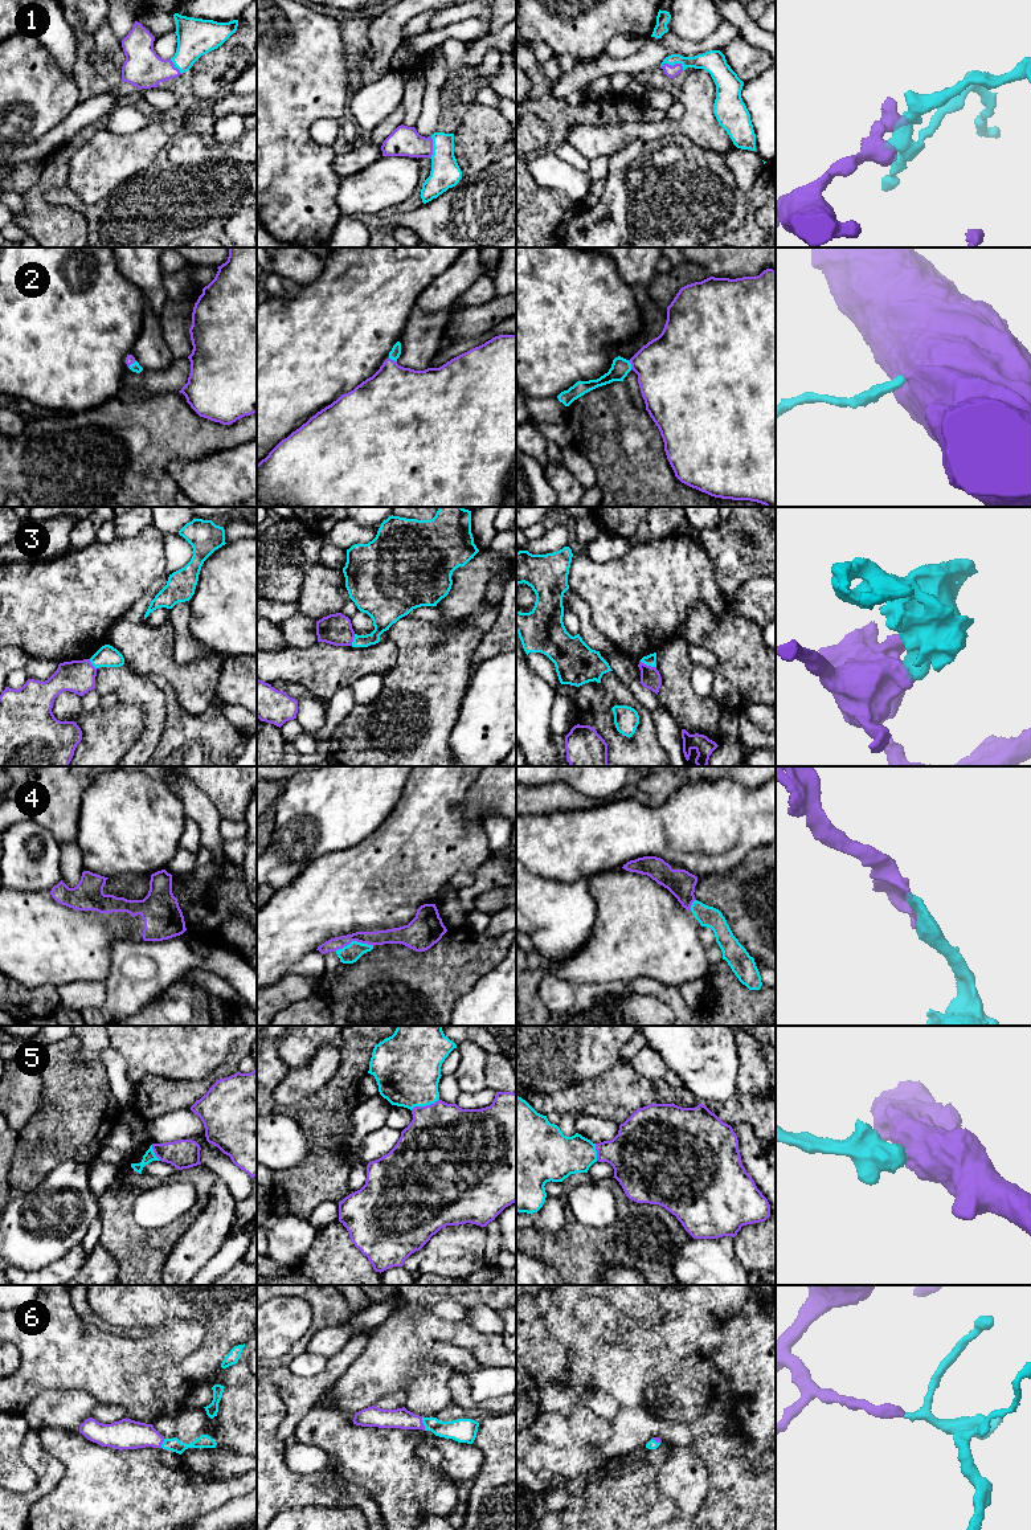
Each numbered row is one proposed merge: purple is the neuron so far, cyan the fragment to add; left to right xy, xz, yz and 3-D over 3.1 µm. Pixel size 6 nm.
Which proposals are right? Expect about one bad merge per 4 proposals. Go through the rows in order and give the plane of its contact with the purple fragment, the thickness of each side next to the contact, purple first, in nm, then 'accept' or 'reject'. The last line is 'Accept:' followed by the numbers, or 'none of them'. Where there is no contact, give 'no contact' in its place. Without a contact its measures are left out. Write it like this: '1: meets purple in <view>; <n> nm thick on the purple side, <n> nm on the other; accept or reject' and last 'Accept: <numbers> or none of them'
1: meets purple in yz; 70 nm thick on the purple side, 140 nm on the other; accept
2: meets purple in yz; 400 nm thick on the purple side, 110 nm on the other; accept
3: meets purple in yz; 130 nm thick on the purple side, 70 nm on the other; reject
4: meets purple in xz; 100 nm thick on the purple side, 110 nm on the other; accept
5: meets purple in xz; 480 nm thick on the purple side, 400 nm on the other; accept
6: meets purple in xz; 120 nm thick on the purple side, 140 nm on the other; accept
Accept: 1, 2, 4, 5, 6

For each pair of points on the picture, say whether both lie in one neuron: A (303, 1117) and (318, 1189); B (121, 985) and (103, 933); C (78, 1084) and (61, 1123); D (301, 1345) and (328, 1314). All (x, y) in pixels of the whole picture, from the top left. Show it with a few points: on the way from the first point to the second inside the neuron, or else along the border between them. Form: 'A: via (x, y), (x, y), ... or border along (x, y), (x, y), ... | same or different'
A: via (320, 1134), (320, 1171) | same
B: border along (129, 939), (111, 945), (111, 974), (105, 981) | different
C: via (77, 1093), (77, 1107), (70, 1113) | same
D: via (307, 1337), (320, 1322) | same

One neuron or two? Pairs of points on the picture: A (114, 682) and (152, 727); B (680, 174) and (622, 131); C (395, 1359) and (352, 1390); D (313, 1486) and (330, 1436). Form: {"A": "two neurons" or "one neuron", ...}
{"A": "one neuron", "B": "two neurons", "C": "one neuron", "D": "two neurons"}

